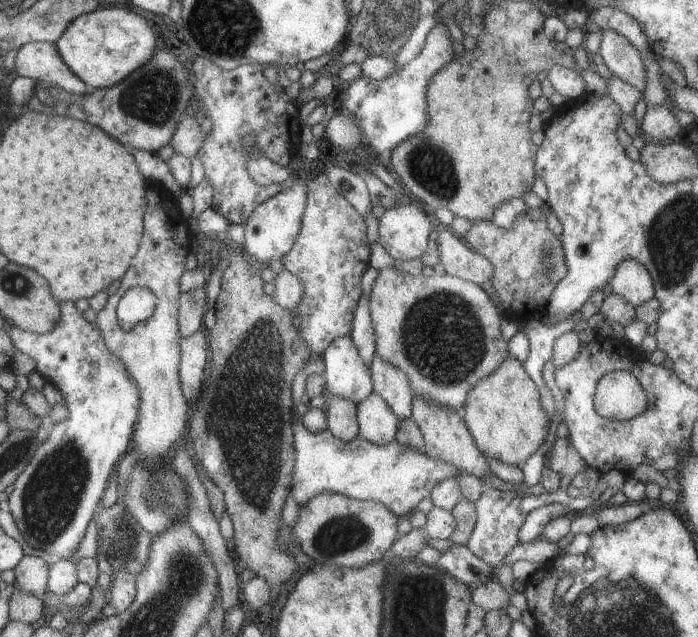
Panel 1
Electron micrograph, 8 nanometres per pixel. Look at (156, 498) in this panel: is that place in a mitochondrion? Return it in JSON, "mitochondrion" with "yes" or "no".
{"mitochondrion":"yes"}

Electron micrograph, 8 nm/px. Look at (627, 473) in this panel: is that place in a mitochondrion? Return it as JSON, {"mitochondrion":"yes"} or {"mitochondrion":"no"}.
{"mitochondrion":"no"}

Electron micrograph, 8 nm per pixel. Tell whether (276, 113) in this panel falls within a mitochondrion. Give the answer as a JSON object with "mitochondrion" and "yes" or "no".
{"mitochondrion":"no"}

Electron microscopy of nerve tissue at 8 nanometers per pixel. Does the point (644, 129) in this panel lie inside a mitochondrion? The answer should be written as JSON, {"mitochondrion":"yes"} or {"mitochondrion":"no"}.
{"mitochondrion":"no"}

